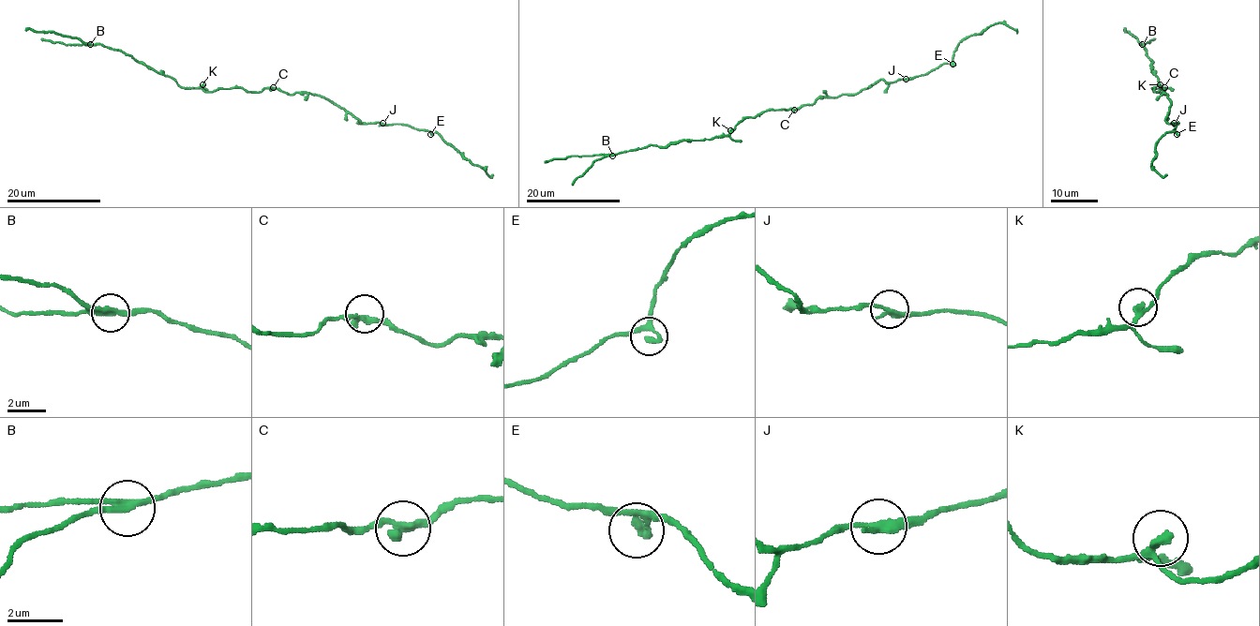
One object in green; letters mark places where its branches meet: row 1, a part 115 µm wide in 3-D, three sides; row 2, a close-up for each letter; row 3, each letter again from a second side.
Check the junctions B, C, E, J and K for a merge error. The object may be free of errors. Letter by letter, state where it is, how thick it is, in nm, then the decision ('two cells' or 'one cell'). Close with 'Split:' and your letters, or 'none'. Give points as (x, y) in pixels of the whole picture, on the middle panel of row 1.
B: place (612, 156); calibre 280 nm; two cells
C: place (794, 110); calibre 280 nm; one cell
E: place (952, 64); calibre 300 nm; one cell
J: place (906, 79); calibre 280 nm; one cell
K: place (730, 130); calibre 260 nm; one cell
Split: B

